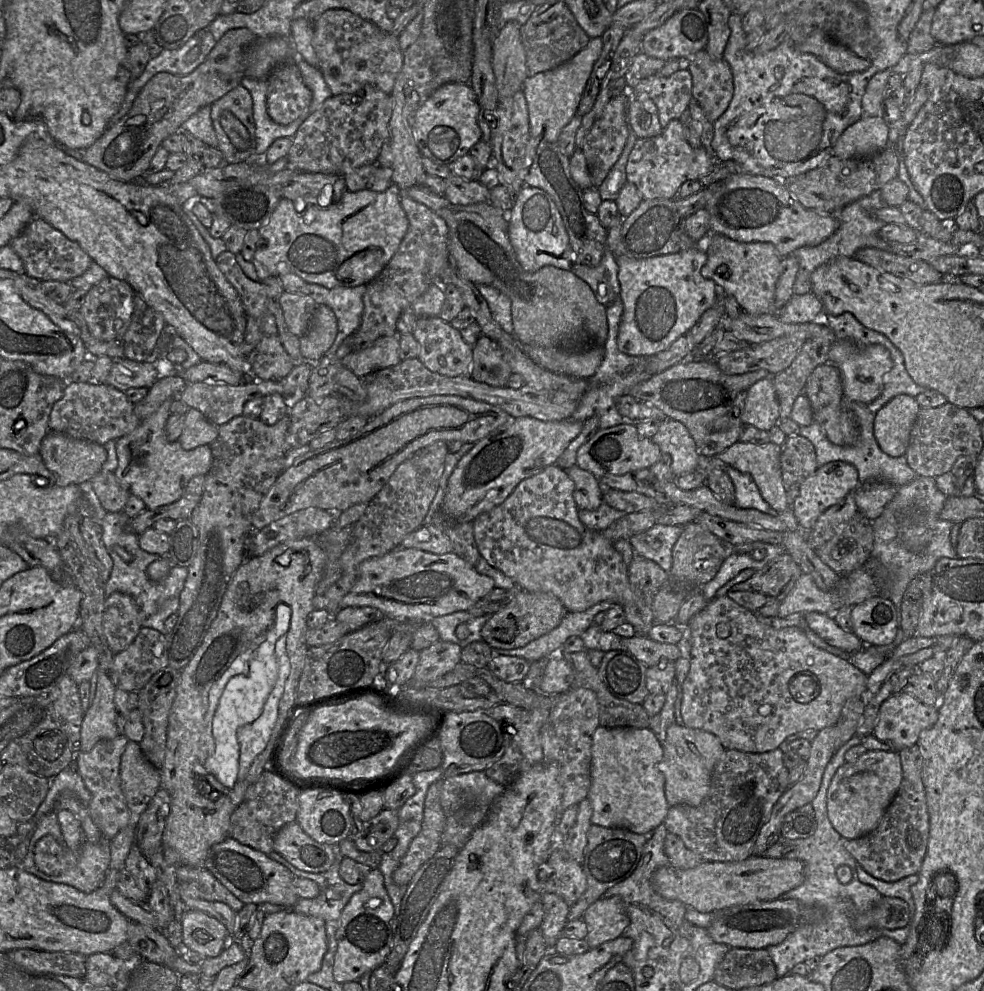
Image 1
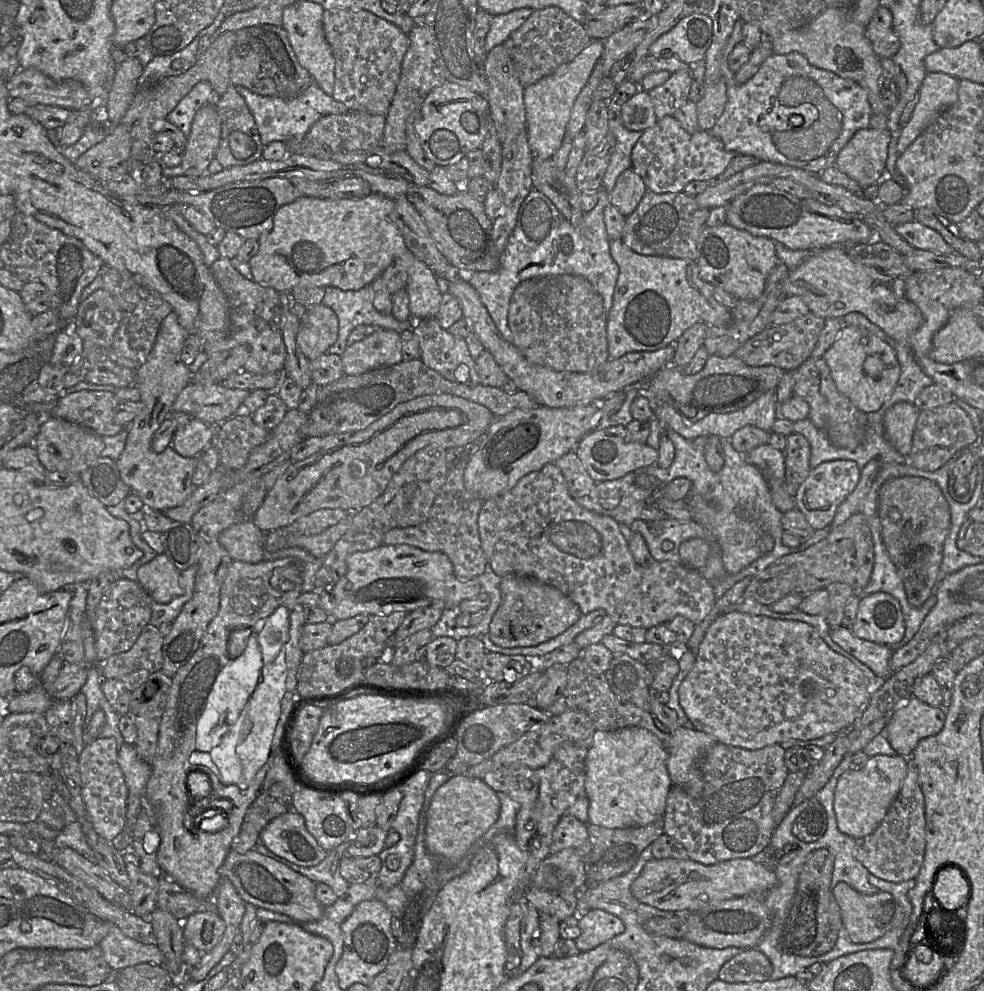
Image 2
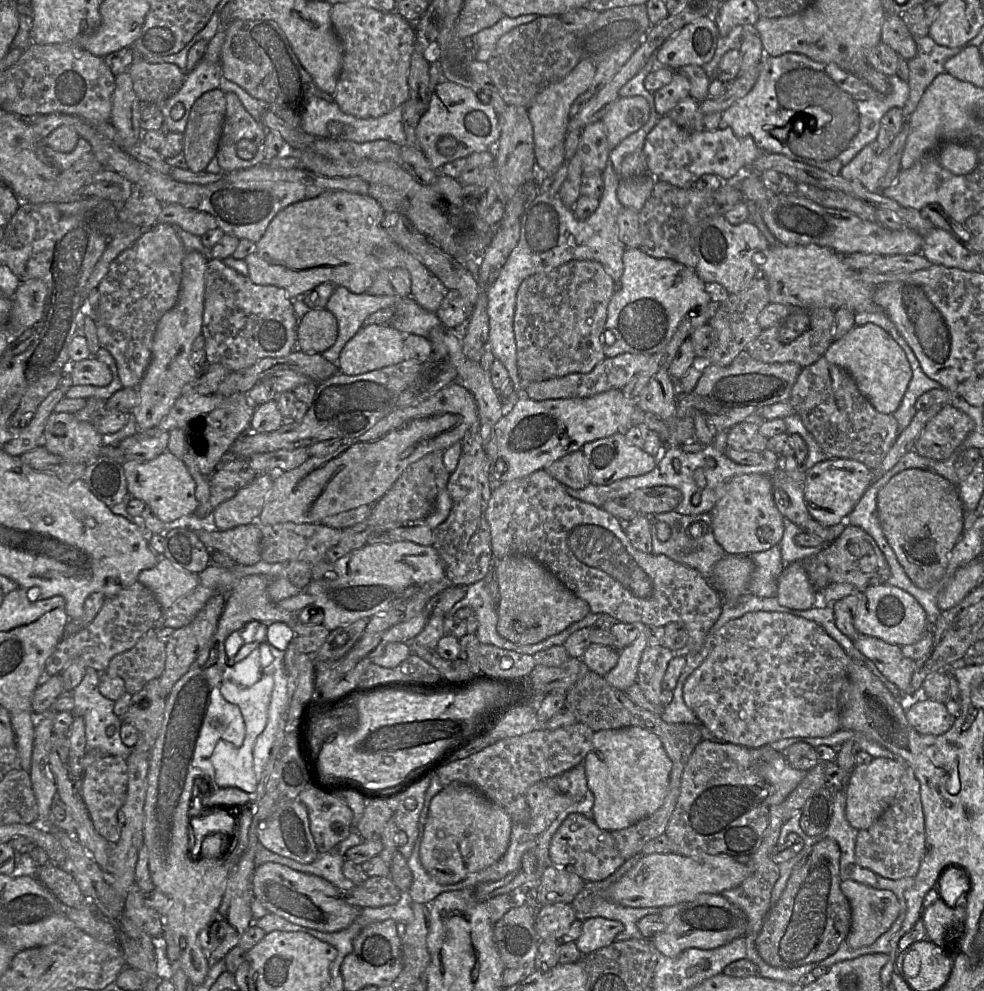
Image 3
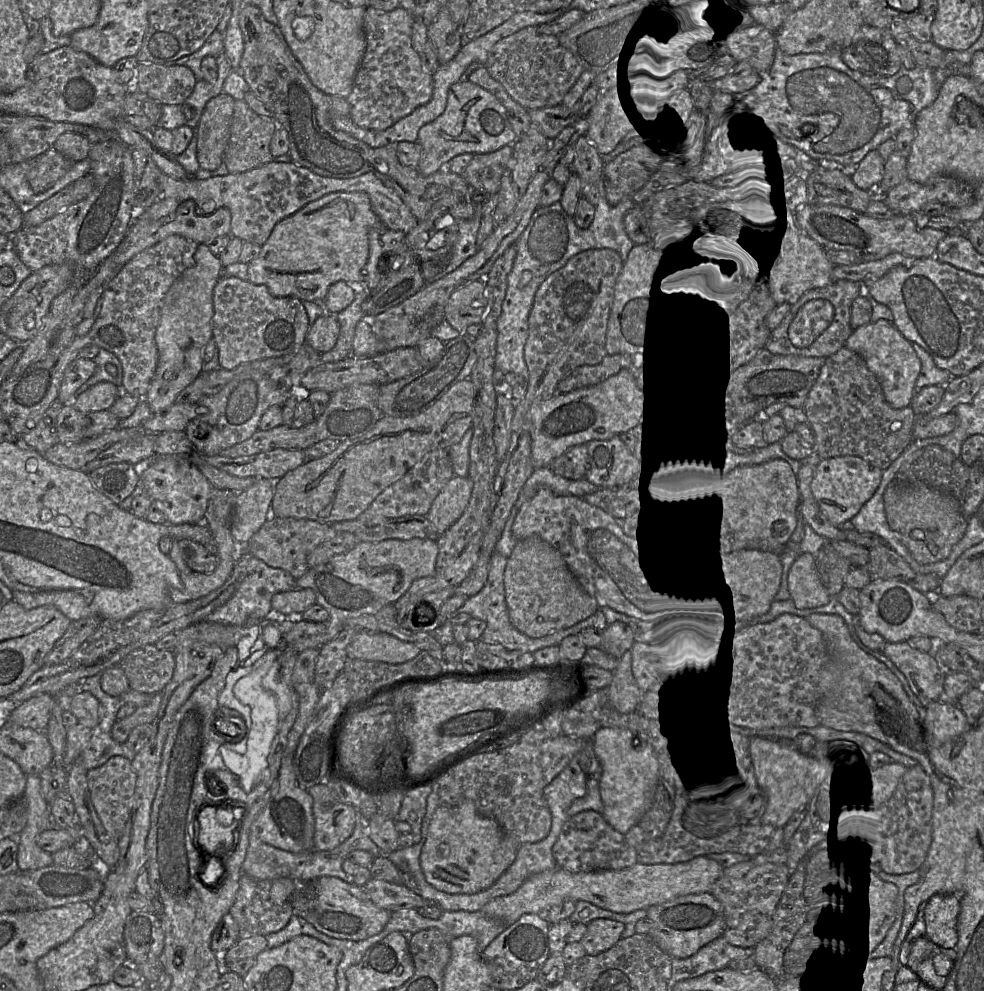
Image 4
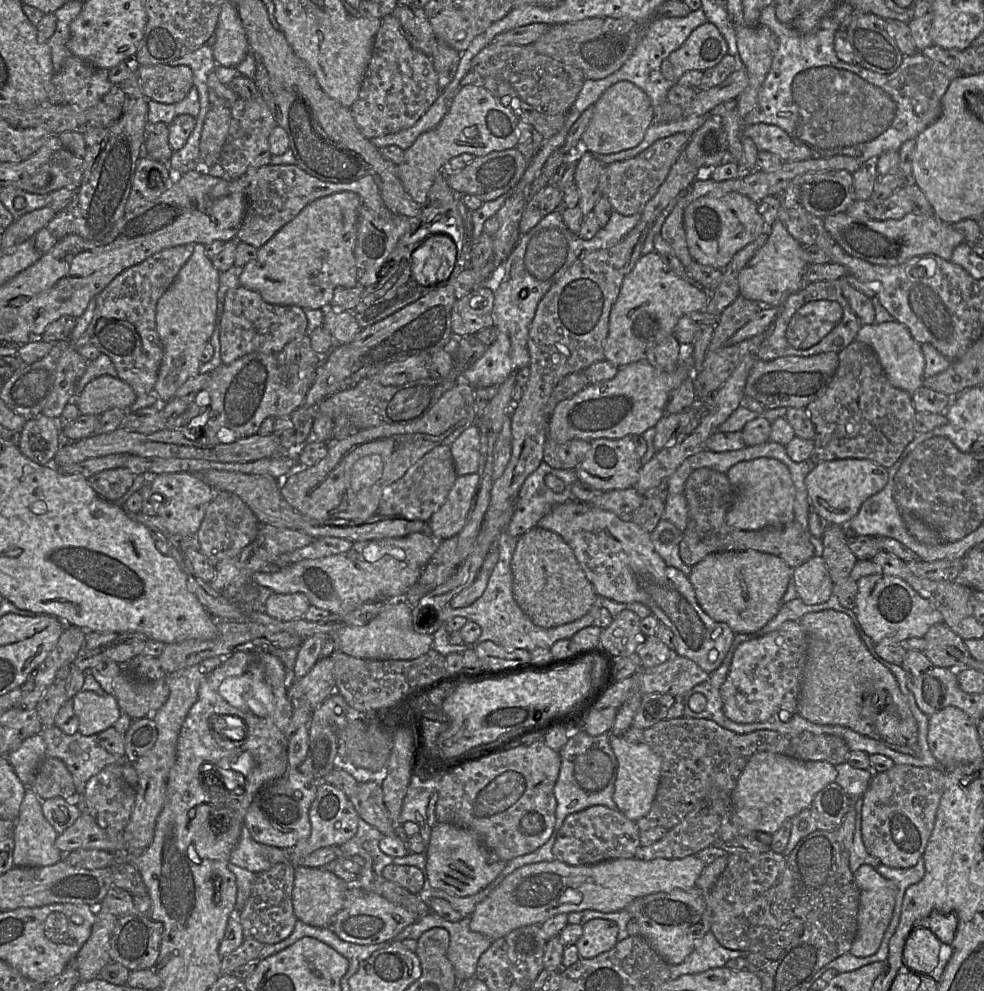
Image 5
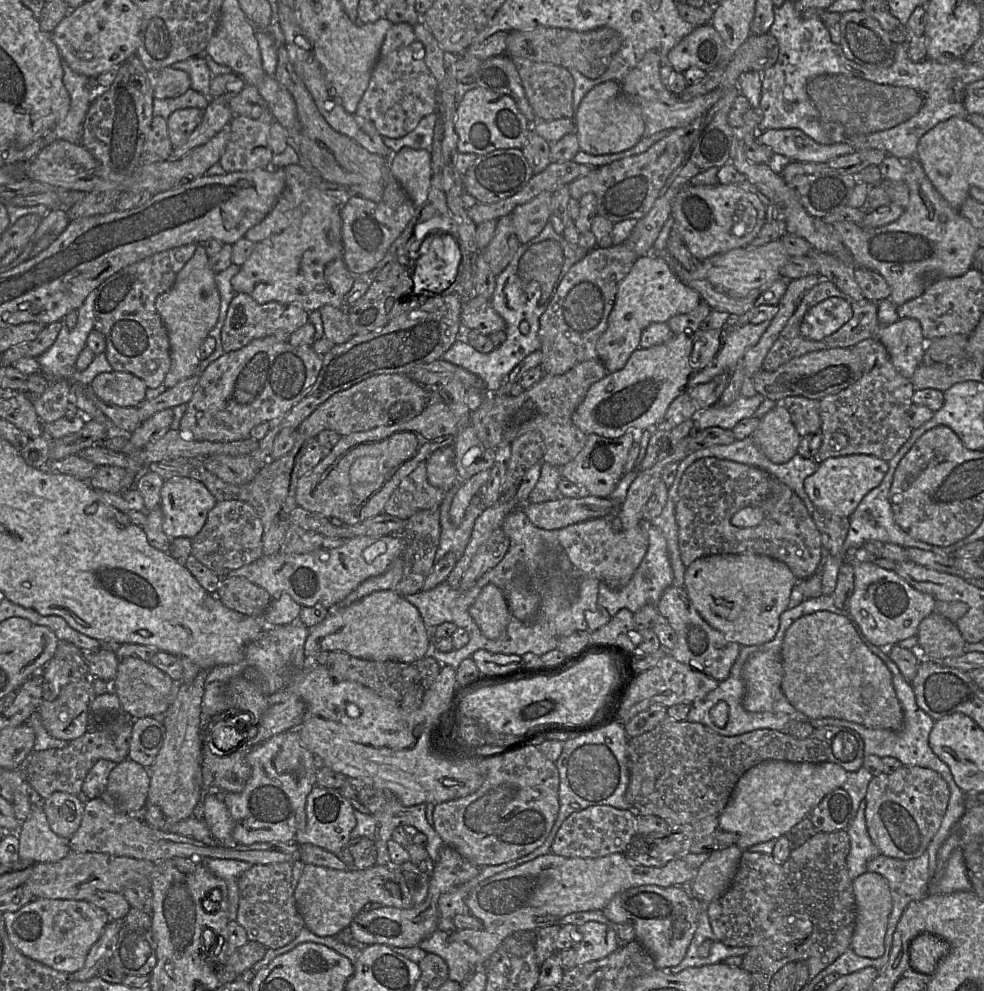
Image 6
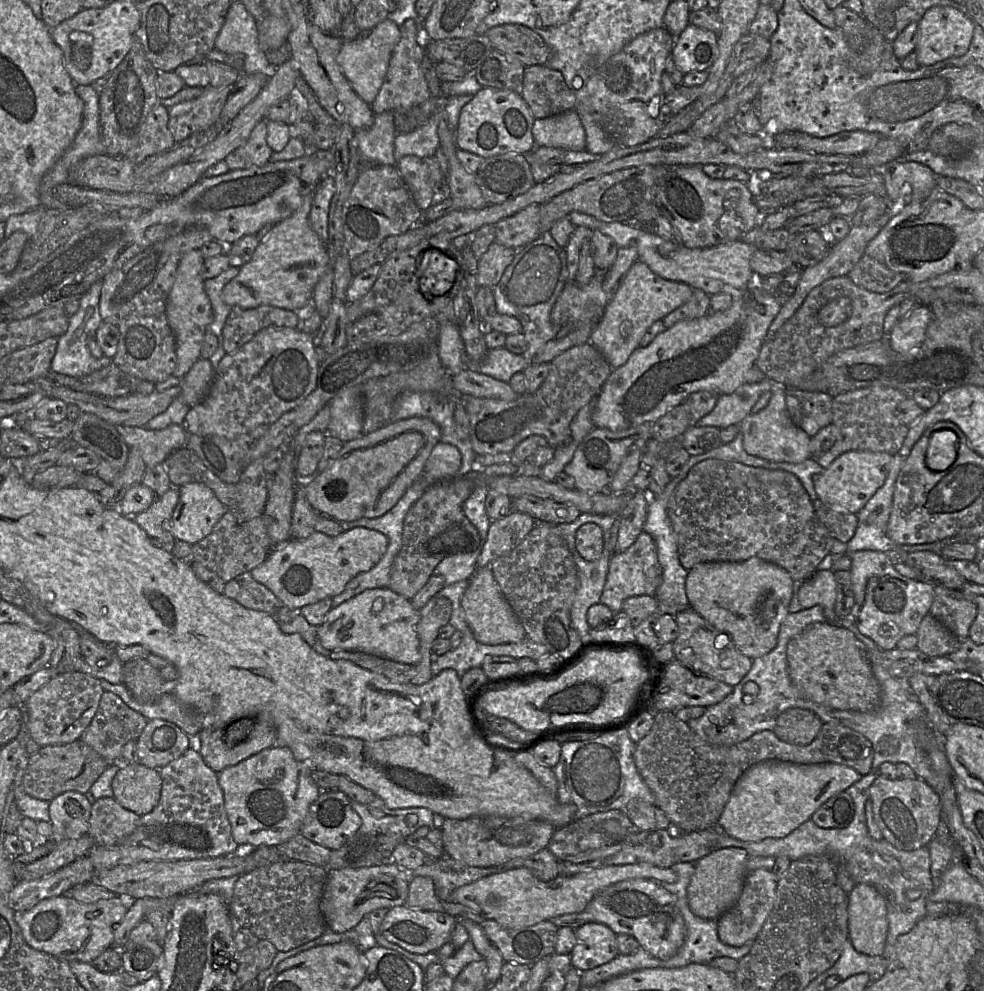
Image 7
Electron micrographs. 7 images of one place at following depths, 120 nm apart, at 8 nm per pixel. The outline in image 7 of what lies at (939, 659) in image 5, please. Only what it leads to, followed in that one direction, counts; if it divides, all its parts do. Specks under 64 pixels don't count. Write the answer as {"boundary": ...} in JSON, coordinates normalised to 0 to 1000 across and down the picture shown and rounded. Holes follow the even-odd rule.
{"boundary":[[[945,619],[937,625],[930,641],[931,654],[944,662],[962,662],[979,647]]]}

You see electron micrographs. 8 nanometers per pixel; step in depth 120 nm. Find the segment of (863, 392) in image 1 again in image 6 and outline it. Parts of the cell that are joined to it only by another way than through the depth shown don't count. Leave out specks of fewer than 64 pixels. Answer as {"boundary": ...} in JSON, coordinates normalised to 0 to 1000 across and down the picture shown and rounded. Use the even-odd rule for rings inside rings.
{"boundary":[[[915,321],[908,327],[894,328],[890,341],[900,350],[911,373],[926,382],[941,354],[942,344],[934,324]]]}

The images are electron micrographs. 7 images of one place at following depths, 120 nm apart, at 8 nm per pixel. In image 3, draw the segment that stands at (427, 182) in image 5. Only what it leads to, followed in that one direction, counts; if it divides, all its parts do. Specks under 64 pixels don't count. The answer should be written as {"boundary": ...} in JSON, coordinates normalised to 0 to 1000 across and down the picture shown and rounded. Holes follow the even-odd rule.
{"boundary":[[[447,83],[436,97],[434,110],[422,129],[424,147],[438,168],[446,173],[453,164],[482,153],[499,152],[508,138],[506,116],[499,106],[488,102],[478,89],[461,83]]]}

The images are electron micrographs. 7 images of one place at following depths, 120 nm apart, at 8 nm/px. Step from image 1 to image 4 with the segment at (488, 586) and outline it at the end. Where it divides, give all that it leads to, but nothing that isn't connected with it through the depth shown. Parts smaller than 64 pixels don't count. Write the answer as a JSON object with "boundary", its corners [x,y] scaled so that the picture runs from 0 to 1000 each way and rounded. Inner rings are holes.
{"boundary":[[[437,544],[366,547],[358,555],[337,562],[333,568],[314,573],[301,585],[301,590],[317,594],[321,608],[333,617],[331,649],[345,640],[354,625],[382,620],[391,610],[403,607],[422,585],[440,581],[444,560],[444,548]]]}

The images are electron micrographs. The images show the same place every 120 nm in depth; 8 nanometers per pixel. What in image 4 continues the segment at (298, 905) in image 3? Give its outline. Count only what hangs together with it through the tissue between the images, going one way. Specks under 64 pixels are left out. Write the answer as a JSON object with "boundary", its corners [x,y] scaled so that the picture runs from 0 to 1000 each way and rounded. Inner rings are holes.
{"boundary":[[[329,884],[317,889],[316,895],[318,900],[313,905],[304,904],[303,900],[299,906],[298,921],[335,946],[357,950],[372,949],[385,942],[396,928],[398,920],[381,913],[369,894]]]}

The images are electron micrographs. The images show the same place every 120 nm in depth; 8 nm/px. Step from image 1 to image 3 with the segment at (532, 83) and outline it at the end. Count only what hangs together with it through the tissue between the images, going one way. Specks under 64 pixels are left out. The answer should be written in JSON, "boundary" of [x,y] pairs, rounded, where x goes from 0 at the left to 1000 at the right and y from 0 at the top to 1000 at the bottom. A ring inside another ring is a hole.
{"boundary":[[[590,60],[575,78],[548,94],[536,110],[542,128],[543,155],[547,168],[544,182],[547,189],[550,187],[553,177],[562,176],[575,163],[573,143],[577,132],[579,109],[583,101],[599,90],[605,75],[606,66],[597,60]]]}

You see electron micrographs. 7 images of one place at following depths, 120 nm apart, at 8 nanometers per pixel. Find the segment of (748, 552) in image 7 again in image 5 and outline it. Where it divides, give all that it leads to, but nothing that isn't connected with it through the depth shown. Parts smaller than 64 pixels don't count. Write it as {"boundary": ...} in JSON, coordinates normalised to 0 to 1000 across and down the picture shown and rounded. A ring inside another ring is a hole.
{"boundary":[[[716,471],[707,473],[698,482],[695,497],[699,510],[699,528],[690,548],[690,561],[697,570],[705,571],[724,558],[766,555],[791,561],[807,574],[828,561],[824,538],[809,525],[796,531],[771,535],[742,532],[738,528],[738,518],[747,505],[748,495],[738,477]]]}

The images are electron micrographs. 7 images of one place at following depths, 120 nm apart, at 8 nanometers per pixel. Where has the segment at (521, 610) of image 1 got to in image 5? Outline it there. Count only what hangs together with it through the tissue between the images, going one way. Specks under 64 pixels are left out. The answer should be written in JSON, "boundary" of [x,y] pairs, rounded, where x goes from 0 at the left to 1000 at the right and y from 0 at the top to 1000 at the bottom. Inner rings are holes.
{"boundary":[[[544,532],[526,543],[519,566],[521,602],[548,633],[582,628],[605,610],[607,599],[597,585],[578,550],[565,538]]]}

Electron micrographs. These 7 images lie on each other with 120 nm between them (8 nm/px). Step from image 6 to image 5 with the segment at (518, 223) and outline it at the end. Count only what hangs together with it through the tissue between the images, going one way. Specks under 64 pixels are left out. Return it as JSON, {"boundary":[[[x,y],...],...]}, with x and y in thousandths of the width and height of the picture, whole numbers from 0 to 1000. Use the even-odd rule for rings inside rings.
{"boundary":[[[557,187],[535,204],[527,225],[528,236],[535,236],[555,217],[570,211],[572,195],[565,189]]]}

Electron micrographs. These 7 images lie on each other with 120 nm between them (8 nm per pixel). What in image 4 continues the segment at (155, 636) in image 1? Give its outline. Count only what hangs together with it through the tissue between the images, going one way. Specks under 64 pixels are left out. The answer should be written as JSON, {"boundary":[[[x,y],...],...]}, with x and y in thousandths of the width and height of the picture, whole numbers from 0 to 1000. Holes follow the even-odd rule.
{"boundary":[[[151,650],[132,658],[118,672],[127,679],[132,695],[154,701],[165,698],[173,687],[178,674],[177,657]]]}

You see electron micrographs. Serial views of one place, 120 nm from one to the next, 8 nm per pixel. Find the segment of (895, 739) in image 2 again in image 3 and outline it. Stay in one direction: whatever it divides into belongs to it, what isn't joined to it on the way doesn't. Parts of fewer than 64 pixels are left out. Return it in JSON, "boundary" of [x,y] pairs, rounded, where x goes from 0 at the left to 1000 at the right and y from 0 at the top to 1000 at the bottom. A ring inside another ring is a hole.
{"boundary":[[[936,700],[924,709],[920,721],[923,730],[938,742],[957,742],[968,733],[972,726],[960,710]]]}

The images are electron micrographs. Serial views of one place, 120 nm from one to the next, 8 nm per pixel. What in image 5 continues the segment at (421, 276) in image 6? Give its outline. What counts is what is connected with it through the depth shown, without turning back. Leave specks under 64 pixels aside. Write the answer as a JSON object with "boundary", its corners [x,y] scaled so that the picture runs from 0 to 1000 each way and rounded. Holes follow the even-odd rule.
{"boundary":[[[438,236],[418,259],[418,273],[430,290],[449,289],[463,266],[463,246],[454,236]]]}

